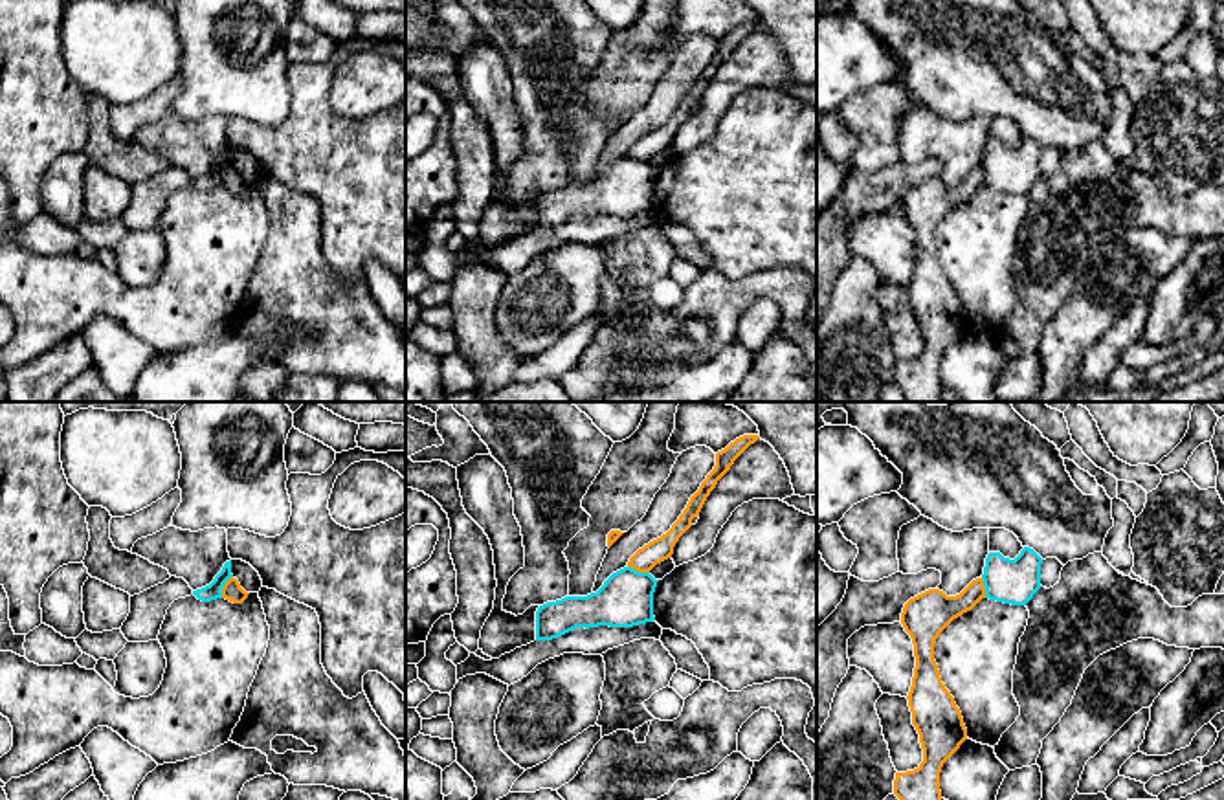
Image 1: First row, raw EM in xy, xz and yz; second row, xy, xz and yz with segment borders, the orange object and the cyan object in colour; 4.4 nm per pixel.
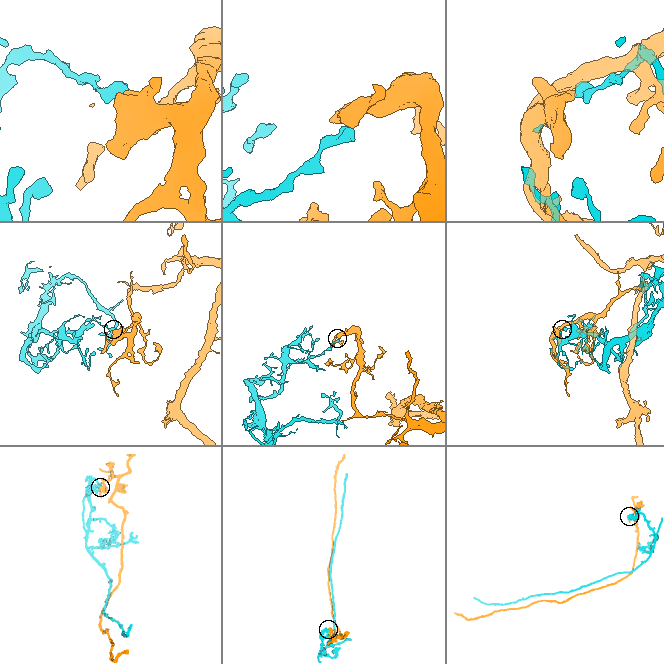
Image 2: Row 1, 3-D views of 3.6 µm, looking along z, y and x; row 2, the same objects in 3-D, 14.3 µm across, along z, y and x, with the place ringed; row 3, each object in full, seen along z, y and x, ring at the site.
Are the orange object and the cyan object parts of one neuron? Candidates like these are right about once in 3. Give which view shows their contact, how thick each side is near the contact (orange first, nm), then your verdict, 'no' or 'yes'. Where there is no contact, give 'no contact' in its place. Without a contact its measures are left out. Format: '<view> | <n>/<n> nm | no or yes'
xy | 90/70 nm | no

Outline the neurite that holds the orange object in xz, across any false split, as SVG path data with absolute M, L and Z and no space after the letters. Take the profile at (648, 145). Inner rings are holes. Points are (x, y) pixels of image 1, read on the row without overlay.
M743 24L716 42L716 55L701 72L699 79L690 86L686 97L672 117L661 127L639 138L628 150L628 156L639 161L650 161L657 152L672 147L679 127L692 116L692 108L699 105L707 86L716 77L718 70L730 59L734 50L758 29L758 24Z

